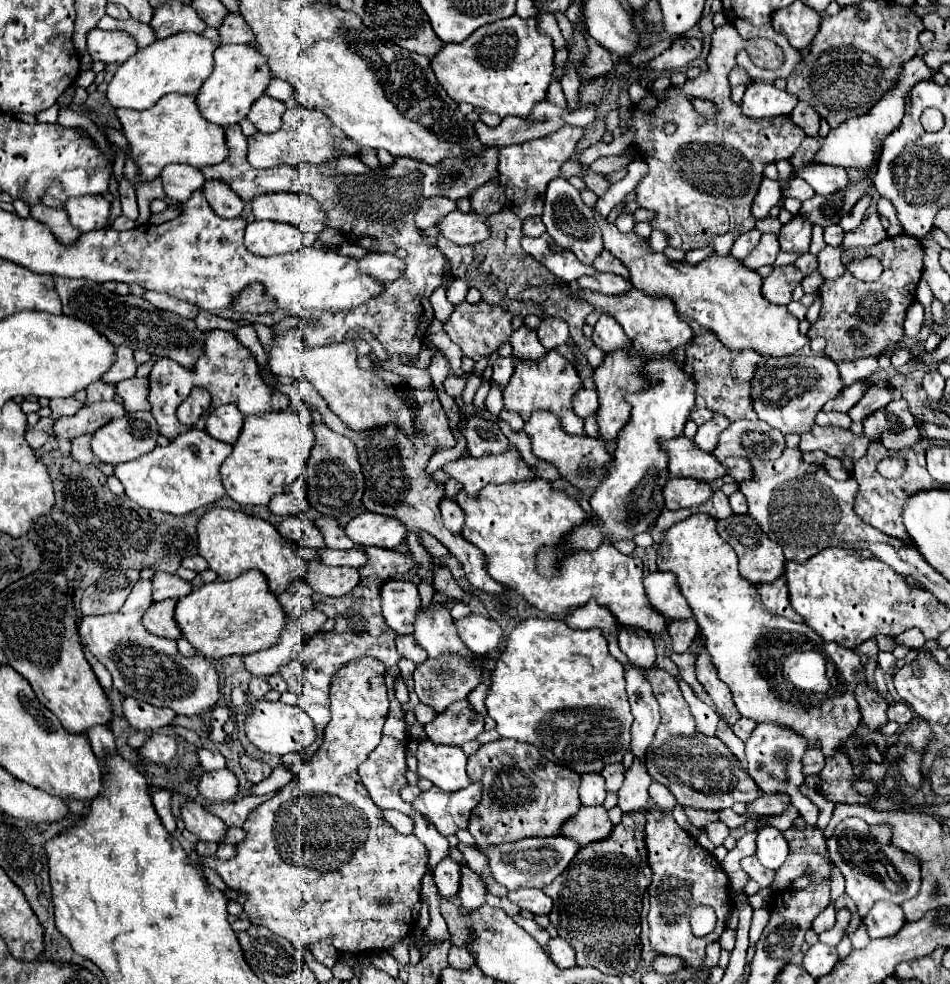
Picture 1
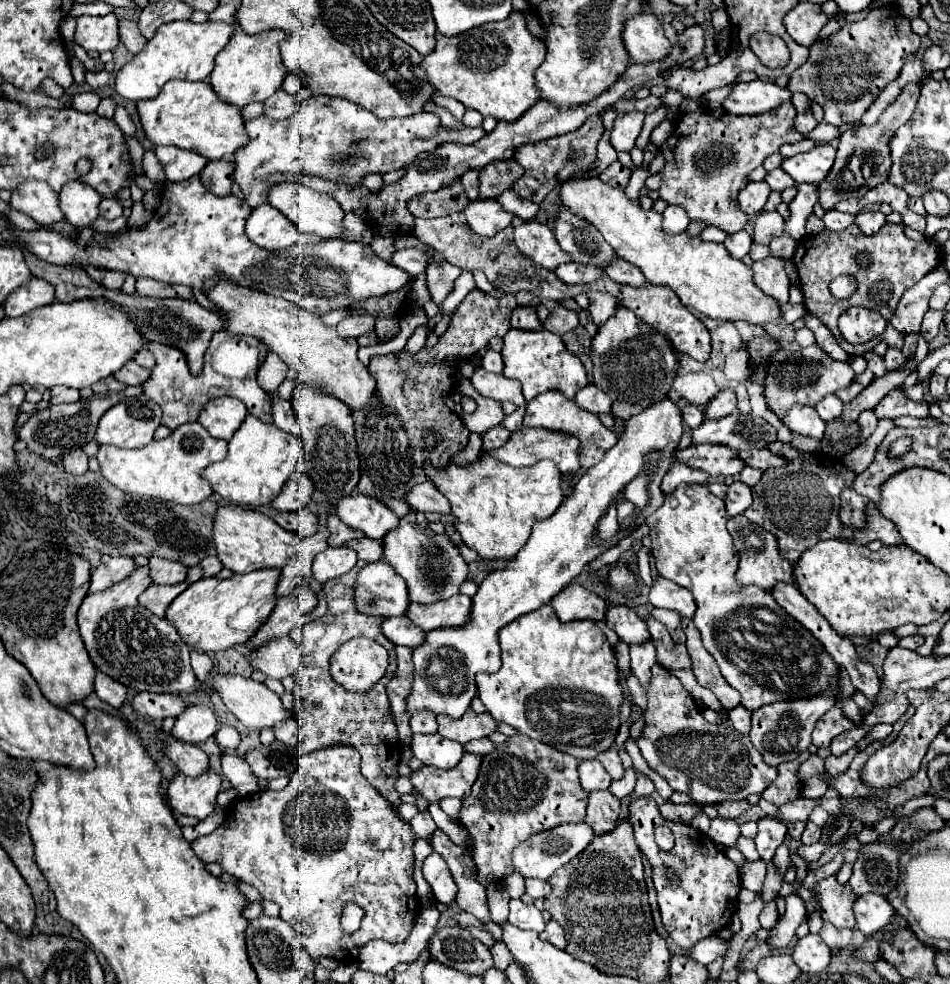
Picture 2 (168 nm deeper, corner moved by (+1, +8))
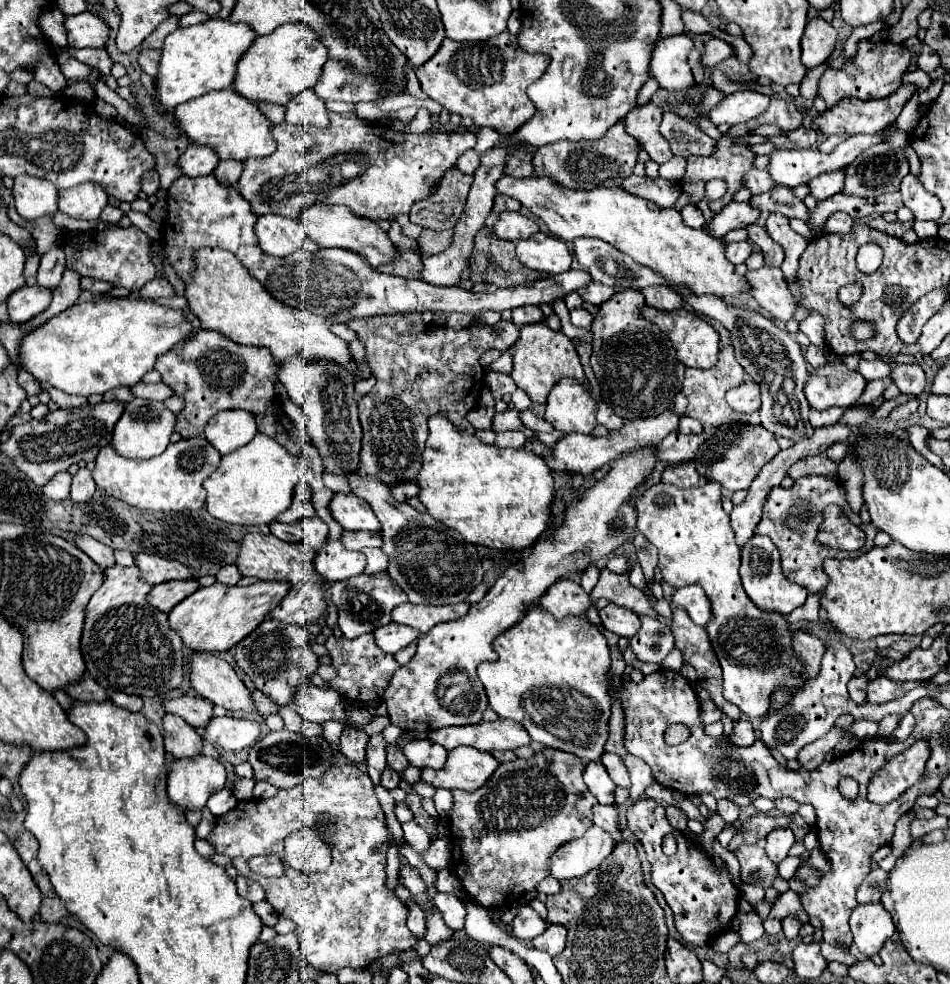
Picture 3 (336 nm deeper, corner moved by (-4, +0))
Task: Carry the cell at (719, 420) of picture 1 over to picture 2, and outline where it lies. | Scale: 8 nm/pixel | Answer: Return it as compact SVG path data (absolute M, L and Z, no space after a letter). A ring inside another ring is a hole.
M720 390L716 394L716 398L708 404L706 412L704 412L704 418L706 420L718 420L718 418L724 418L728 414L736 412L736 396L732 390Z

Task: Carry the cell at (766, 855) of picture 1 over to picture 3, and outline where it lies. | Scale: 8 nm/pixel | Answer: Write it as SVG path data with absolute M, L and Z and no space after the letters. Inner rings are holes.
M789 828L773 830L771 834L767 834L767 846L765 846L767 856L779 864L789 854L789 848L793 846L793 842L795 842L795 836Z

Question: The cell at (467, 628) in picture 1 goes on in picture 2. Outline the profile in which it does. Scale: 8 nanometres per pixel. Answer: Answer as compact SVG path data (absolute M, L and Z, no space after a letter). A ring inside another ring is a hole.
M456 594L454 598L434 602L434 604L410 604L408 618L420 626L424 632L436 628L460 628L470 620L472 598Z

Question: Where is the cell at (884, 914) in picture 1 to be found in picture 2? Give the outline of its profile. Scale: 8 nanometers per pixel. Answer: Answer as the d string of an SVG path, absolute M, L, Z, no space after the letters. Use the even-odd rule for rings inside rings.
M870 892L854 902L854 914L856 914L856 928L864 936L870 936L890 924L894 908L886 896Z

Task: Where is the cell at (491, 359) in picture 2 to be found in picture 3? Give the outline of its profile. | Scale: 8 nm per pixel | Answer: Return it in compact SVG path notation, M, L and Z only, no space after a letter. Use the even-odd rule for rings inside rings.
M489 370L485 380L487 380L487 386L491 388L491 392L493 392L495 398L501 398L501 396L513 394L513 392L517 390L517 386L515 386L515 382L513 382L513 378L511 378L509 374L499 374L499 372Z

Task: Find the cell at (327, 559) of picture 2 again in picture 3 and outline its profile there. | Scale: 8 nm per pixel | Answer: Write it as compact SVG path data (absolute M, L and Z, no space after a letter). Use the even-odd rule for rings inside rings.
M329 540L315 554L315 570L329 582L345 580L365 570L365 554L345 550L341 540Z

